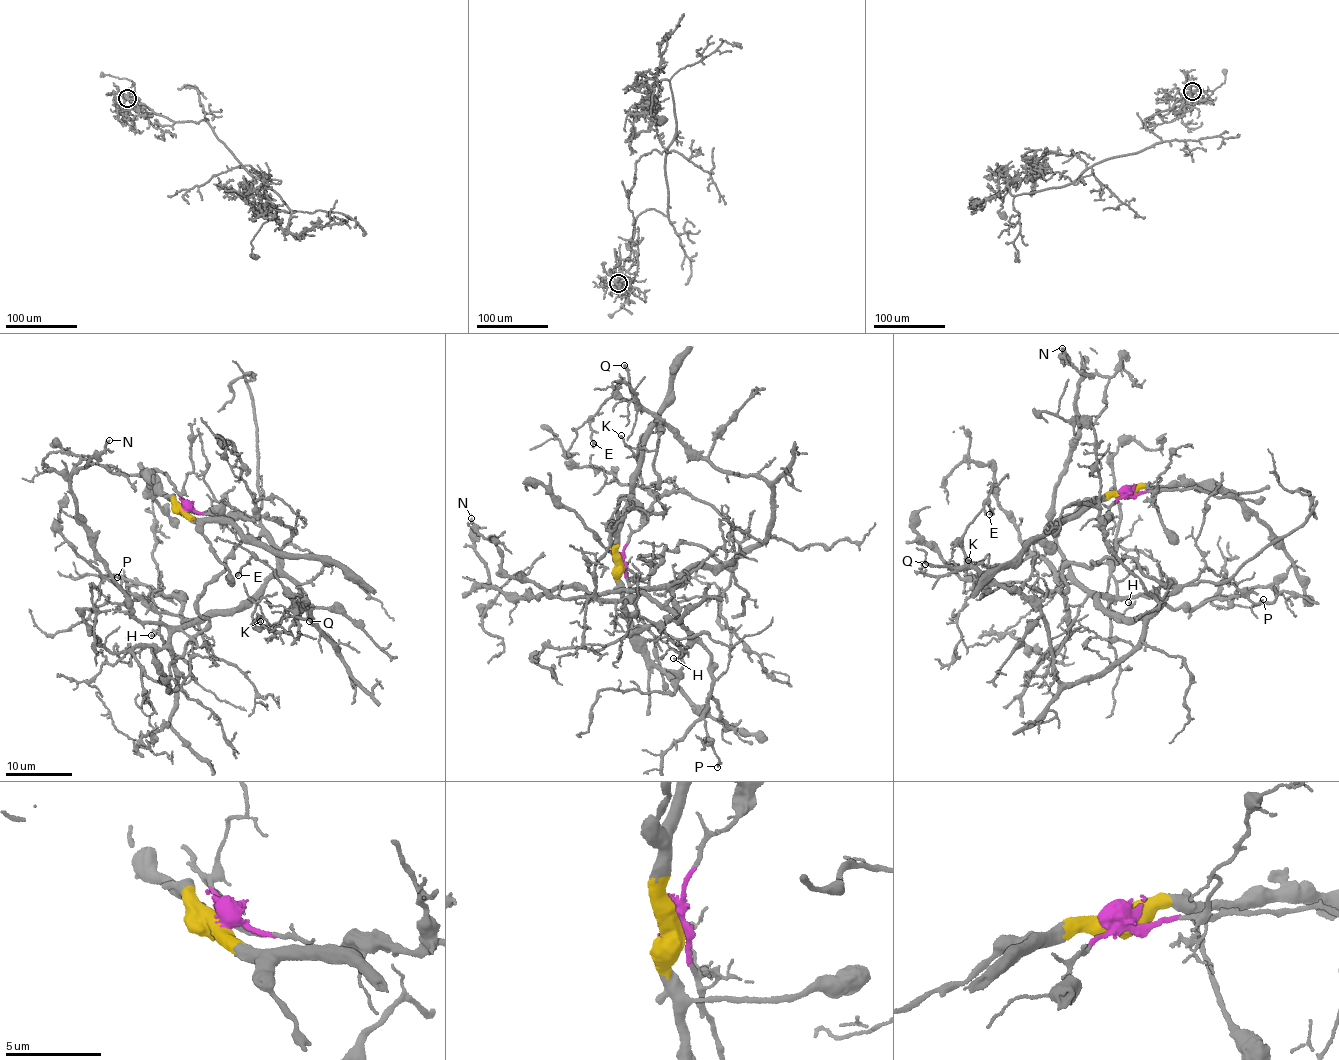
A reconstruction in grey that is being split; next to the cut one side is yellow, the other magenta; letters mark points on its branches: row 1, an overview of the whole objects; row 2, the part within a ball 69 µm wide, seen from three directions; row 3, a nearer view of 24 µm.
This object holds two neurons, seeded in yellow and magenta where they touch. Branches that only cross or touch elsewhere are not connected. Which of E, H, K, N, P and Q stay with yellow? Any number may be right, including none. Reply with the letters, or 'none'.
none

